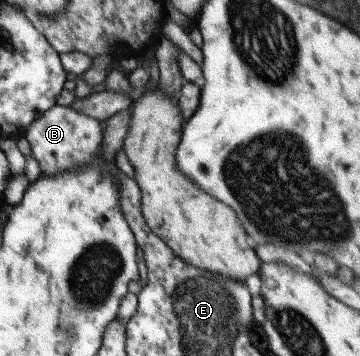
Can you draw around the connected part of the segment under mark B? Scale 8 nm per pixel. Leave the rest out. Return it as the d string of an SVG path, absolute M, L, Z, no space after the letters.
M56 104L54 108L33 121L25 132L24 136L31 145L31 153L41 169L41 174L51 177L57 172L89 166L99 152L103 130L95 118L75 111L72 107Z

